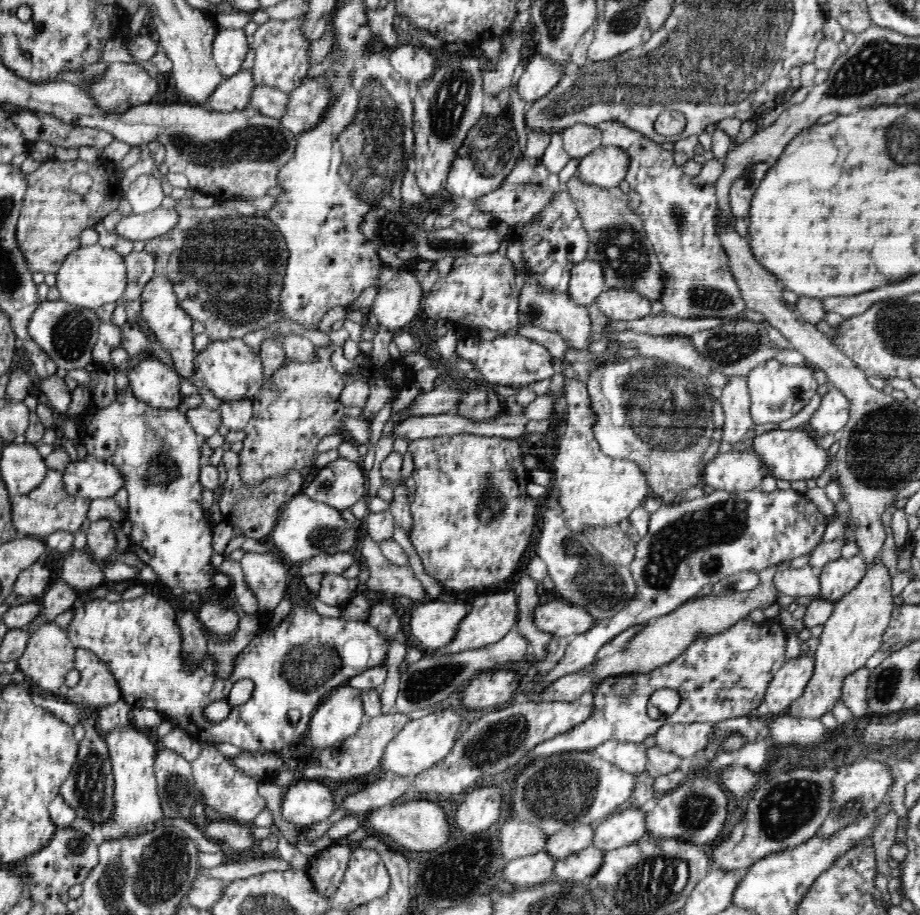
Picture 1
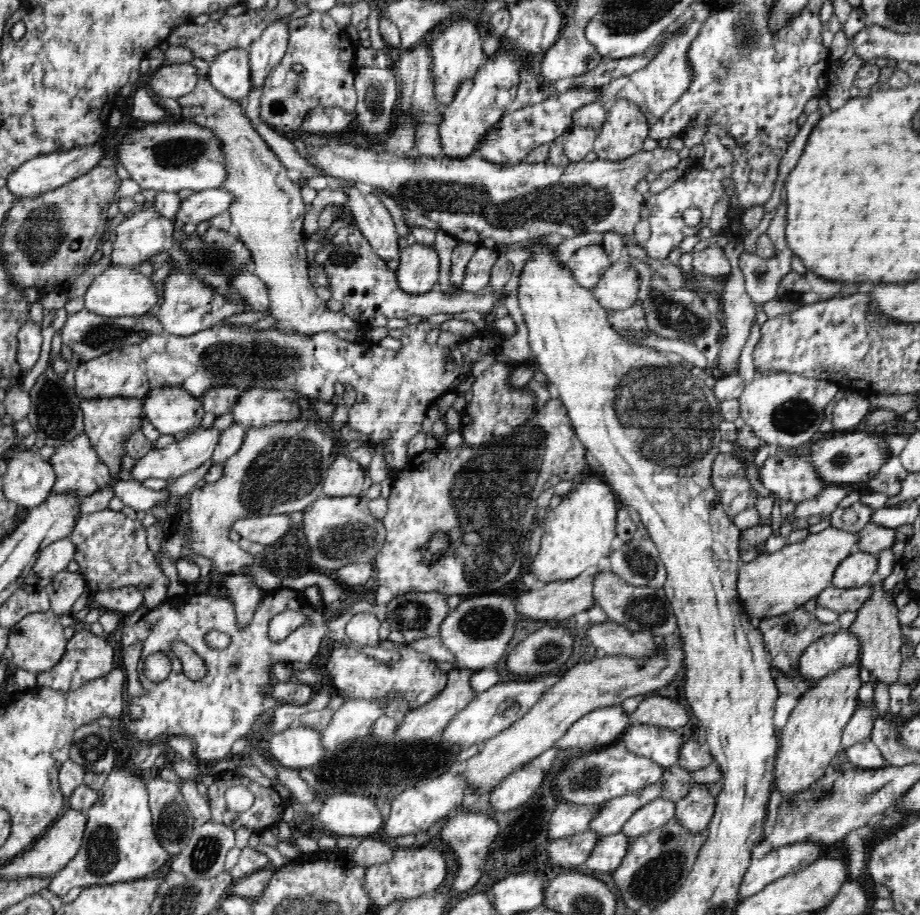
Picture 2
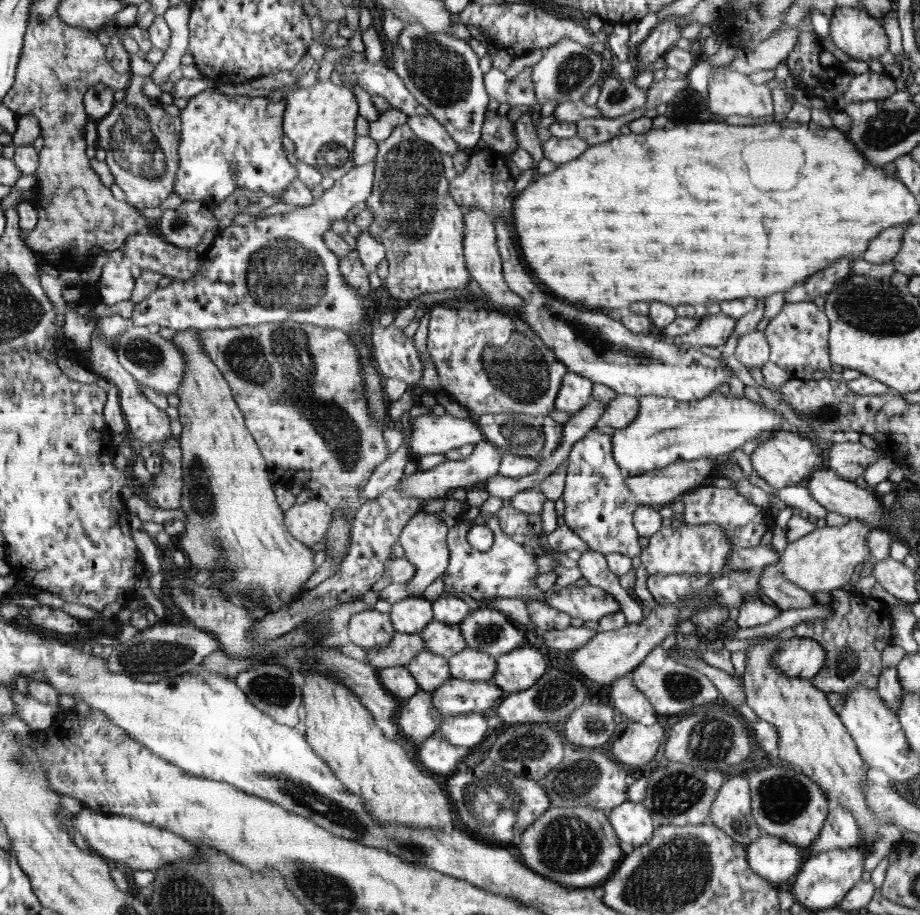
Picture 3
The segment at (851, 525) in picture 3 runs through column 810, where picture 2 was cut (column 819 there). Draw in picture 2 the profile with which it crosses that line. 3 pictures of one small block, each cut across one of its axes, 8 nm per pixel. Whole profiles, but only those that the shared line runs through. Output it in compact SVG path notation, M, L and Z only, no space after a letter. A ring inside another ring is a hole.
M826 528L818 534L809 534L805 540L797 544L785 545L784 548L758 556L753 562L740 565L736 591L742 603L744 613L750 620L776 616L814 598L832 585L836 568L848 556L851 556L860 543L858 533Z

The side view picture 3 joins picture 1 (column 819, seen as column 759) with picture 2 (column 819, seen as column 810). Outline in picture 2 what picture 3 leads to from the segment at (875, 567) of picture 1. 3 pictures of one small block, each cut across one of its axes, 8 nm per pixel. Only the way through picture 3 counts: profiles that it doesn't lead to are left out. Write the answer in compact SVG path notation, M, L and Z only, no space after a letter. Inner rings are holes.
M852 664L816 681L800 697L787 724L778 732L774 788L778 789L783 800L790 800L792 794L810 789L814 782L823 778L832 758L840 750L843 730L857 708L858 689L864 677L861 664Z

